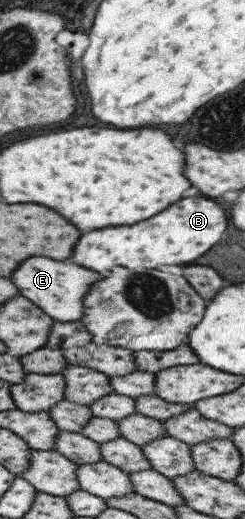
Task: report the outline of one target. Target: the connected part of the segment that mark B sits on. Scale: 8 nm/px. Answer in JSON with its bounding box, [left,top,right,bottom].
[71,197,227,273]

